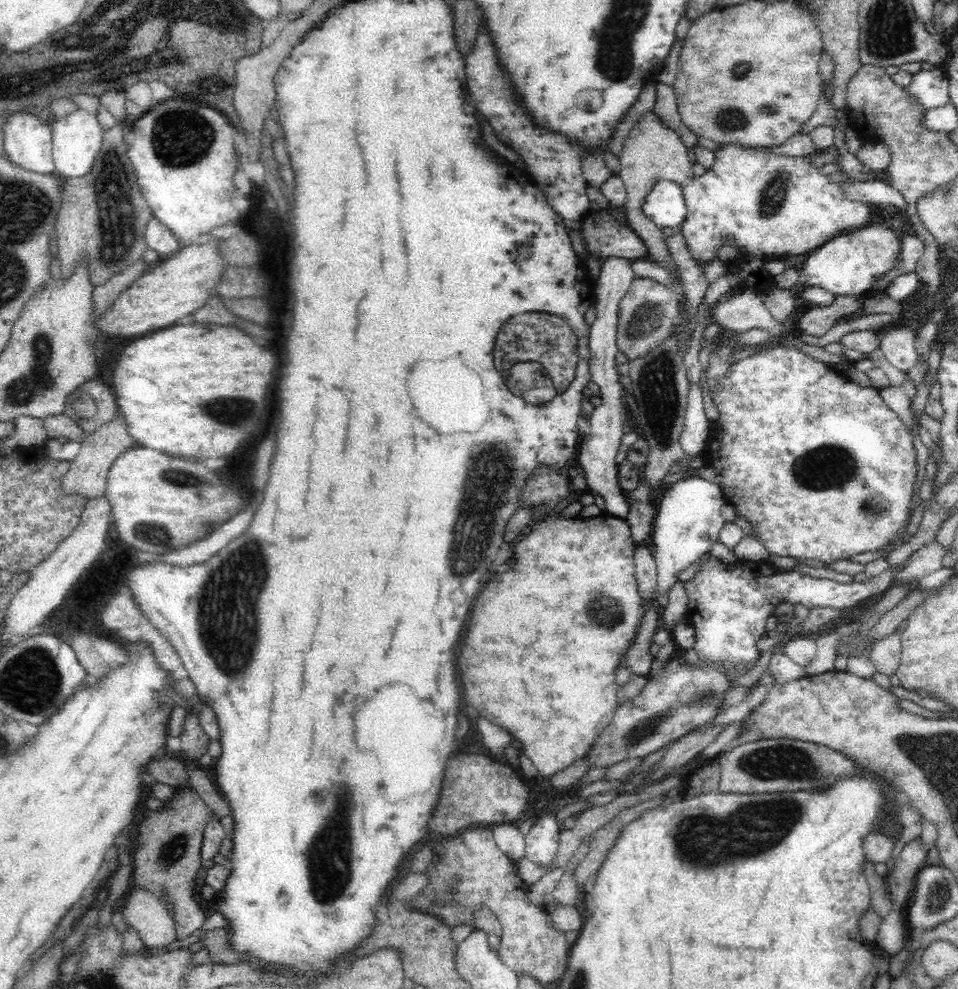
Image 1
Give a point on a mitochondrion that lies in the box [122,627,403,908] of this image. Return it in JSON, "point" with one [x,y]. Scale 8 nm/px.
{"point":[173,849]}

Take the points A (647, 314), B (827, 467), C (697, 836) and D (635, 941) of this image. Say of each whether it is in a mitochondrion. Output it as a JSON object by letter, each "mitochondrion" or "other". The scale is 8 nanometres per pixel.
{"A":"mitochondrion","B":"mitochondrion","C":"mitochondrion","D":"other"}

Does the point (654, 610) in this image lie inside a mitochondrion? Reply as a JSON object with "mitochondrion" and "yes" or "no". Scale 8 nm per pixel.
{"mitochondrion":"no"}

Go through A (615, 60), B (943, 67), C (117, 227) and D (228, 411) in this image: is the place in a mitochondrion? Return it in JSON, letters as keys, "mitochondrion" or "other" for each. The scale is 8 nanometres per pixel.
{"A":"mitochondrion","B":"other","C":"mitochondrion","D":"mitochondrion"}

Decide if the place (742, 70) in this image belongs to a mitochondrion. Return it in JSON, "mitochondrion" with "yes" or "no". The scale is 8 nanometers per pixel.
{"mitochondrion":"yes"}

